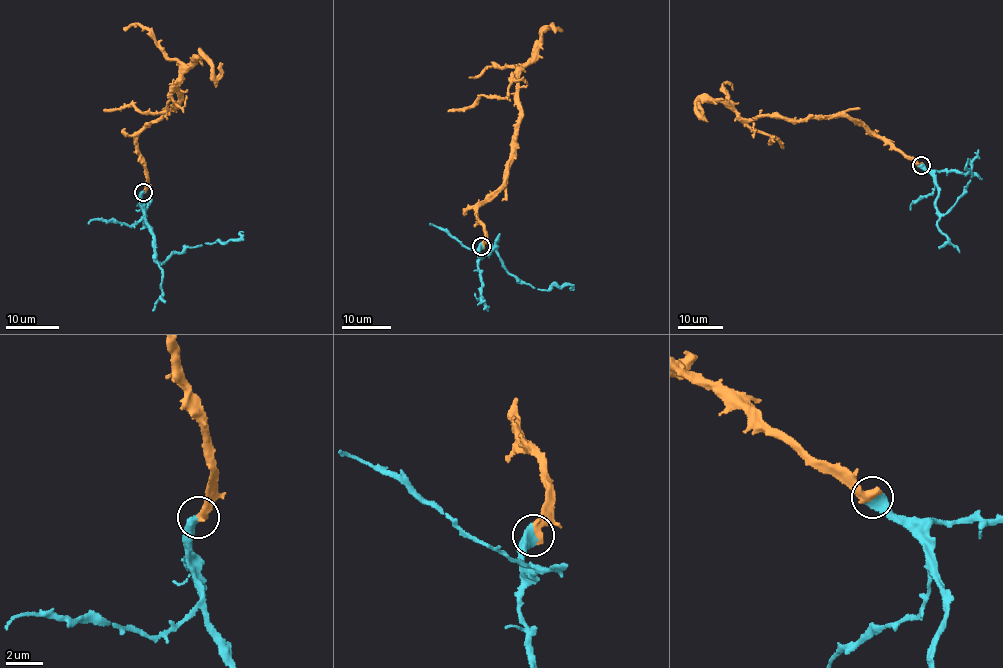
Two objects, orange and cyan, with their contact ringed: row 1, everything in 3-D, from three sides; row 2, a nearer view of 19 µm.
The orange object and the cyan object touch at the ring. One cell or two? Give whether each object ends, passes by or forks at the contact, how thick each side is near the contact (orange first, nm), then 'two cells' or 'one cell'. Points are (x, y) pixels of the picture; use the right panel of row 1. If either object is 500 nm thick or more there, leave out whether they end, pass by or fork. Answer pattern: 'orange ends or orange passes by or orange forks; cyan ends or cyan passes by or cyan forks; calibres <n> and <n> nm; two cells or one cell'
calibres 500 and 600 nm; one cell

